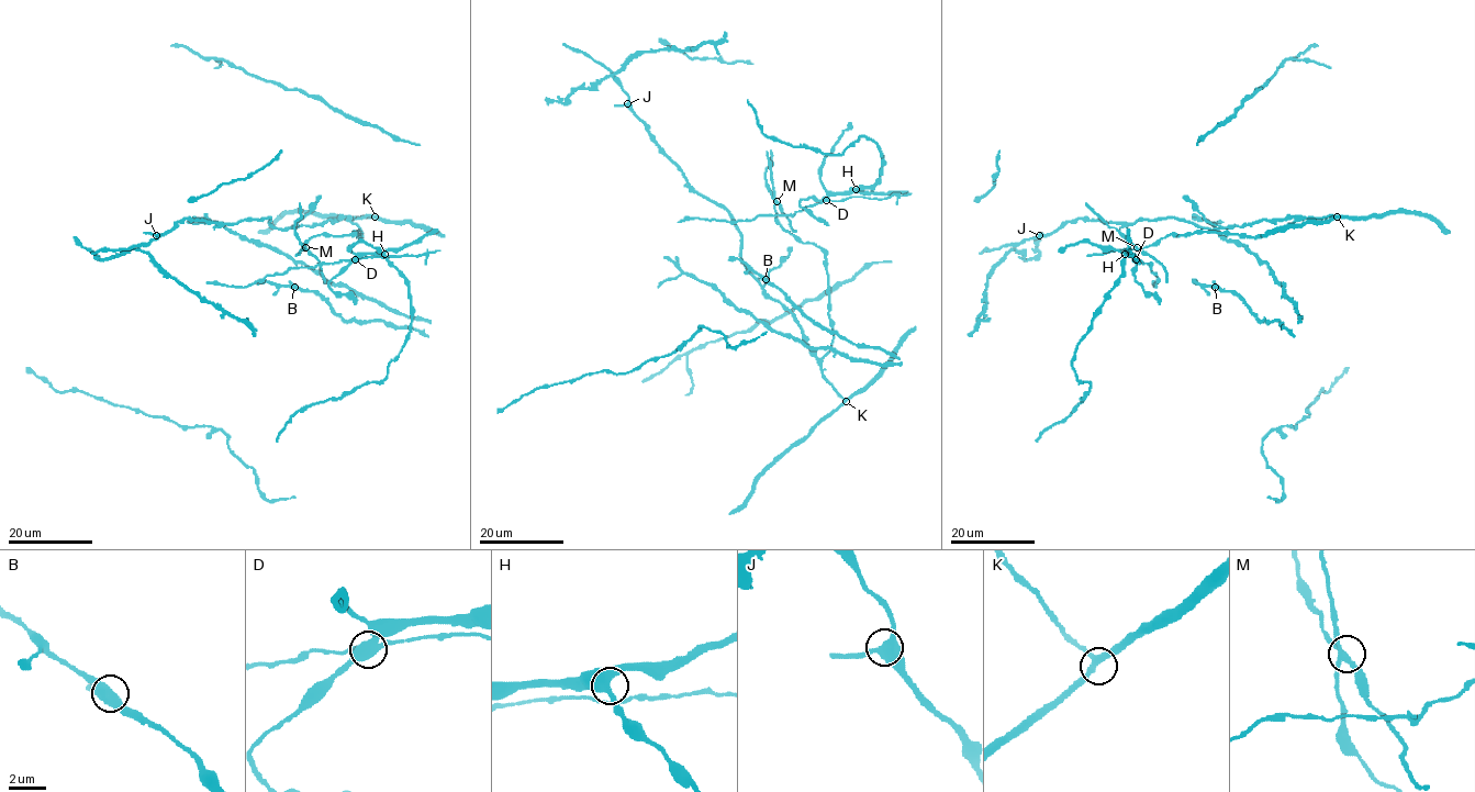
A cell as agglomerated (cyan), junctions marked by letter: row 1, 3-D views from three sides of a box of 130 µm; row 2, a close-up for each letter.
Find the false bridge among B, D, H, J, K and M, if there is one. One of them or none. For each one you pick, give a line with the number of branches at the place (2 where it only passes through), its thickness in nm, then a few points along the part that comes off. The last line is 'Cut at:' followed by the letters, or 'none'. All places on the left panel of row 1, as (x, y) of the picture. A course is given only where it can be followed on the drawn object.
D: 4 branches meet; 480 nm thick; foreign part runs (355, 259), (289, 268), (244, 287), (207, 282)
Cut at: D

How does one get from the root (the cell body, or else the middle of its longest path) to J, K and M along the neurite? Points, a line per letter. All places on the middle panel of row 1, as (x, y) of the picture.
J: (827, 275), (833, 342), (819, 359), (796, 318), (744, 263), (733, 216), (690, 185), (627, 103)
K: (827, 275), (833, 342), (822, 359), (822, 372), (846, 401)
M: (827, 275), (826, 254), (812, 243), (800, 242), (781, 226), (774, 209), (777, 201)

